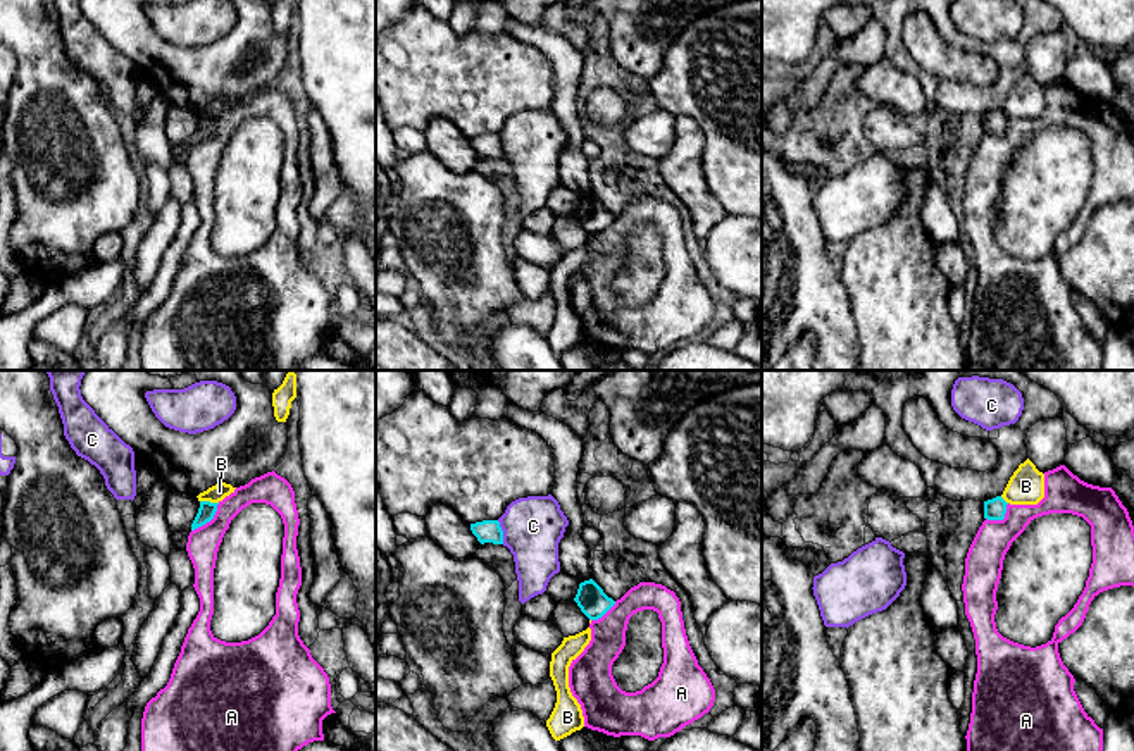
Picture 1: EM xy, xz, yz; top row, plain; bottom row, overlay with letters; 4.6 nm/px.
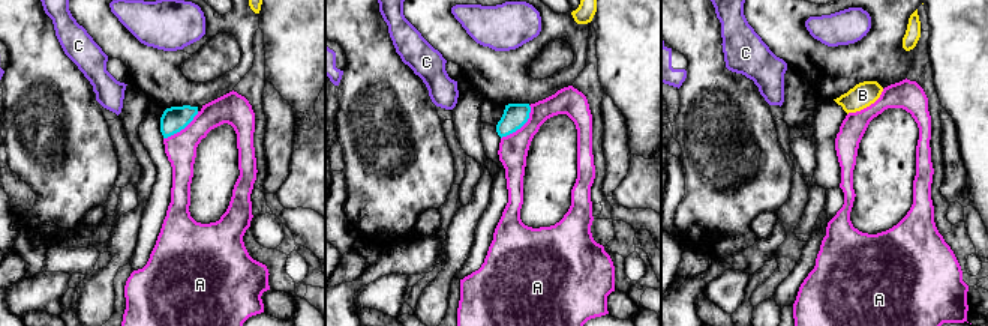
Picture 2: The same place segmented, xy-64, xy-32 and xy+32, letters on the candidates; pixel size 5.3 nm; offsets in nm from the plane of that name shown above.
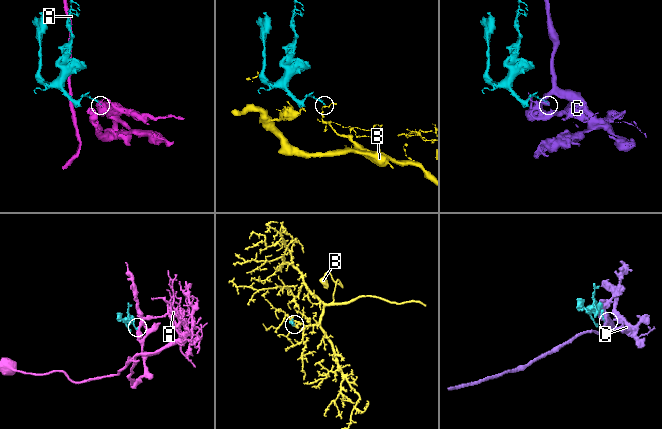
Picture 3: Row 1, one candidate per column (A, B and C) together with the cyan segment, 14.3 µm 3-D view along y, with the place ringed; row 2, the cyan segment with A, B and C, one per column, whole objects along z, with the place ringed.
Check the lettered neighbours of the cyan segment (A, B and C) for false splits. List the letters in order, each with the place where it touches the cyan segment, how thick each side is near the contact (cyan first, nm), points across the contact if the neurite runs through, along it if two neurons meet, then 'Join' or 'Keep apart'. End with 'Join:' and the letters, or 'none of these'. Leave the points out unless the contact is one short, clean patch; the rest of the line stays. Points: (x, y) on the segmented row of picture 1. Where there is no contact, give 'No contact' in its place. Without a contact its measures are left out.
A: Touches cyan at xy (209, 521). Thickness 80 nm (cyan) against 150 nm. Boundary: xy (219, 503), (214, 515), (192, 531). Keep apart
B: Touches cyan at xy (209, 502). Thickness 80 nm (cyan) against 80 nm. Boundary: xy (200, 500), (218, 503). Keep apart
C: Touches cyan at xz (502, 533). Thickness 110 nm (cyan) against 280 nm. Keep apart
Join: none of these

